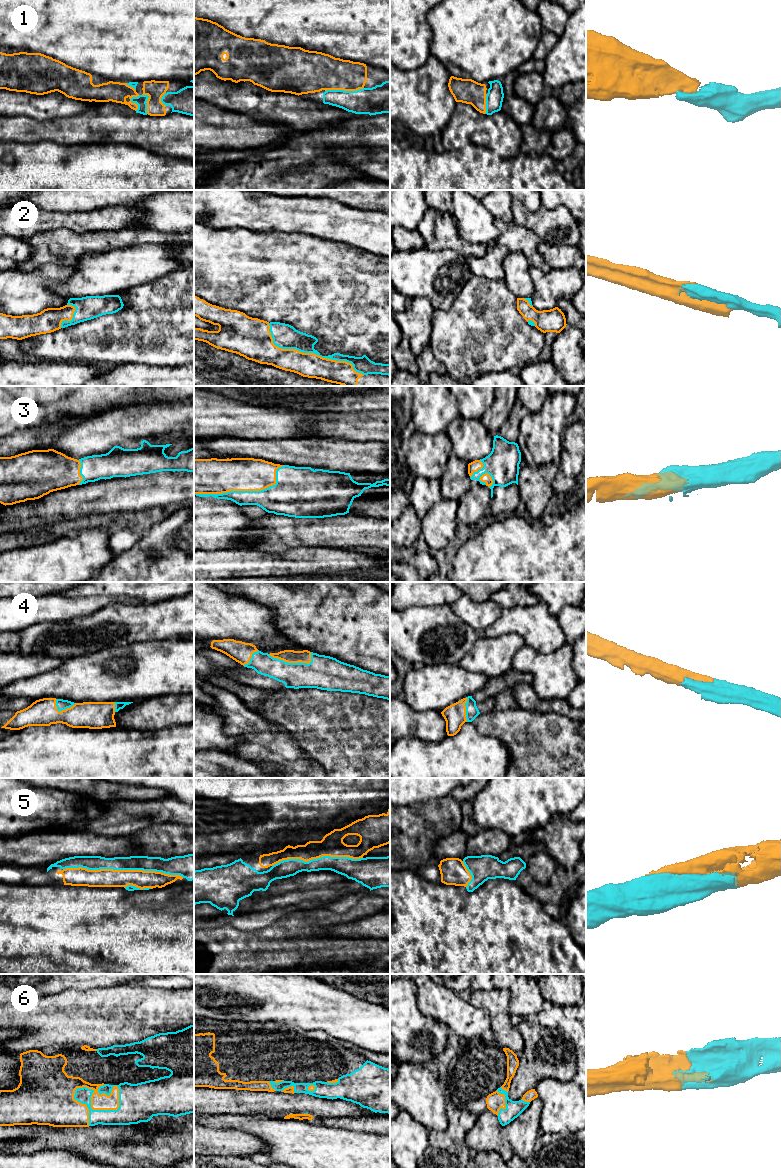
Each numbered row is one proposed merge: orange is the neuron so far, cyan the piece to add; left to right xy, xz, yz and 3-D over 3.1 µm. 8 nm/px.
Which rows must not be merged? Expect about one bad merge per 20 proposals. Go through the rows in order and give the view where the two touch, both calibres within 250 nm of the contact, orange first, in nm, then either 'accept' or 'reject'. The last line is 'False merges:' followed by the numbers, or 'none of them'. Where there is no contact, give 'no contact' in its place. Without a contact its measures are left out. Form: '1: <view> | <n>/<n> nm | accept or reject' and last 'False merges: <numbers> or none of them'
1: xz | 300/220 nm | accept
2: xz | 200/200 nm | accept
3: xz | 280/220 nm | accept
4: xz | 110/240 nm | accept
5: xy | 150/120 nm | accept
6: xy | 240/130 nm | accept
False merges: none of them

